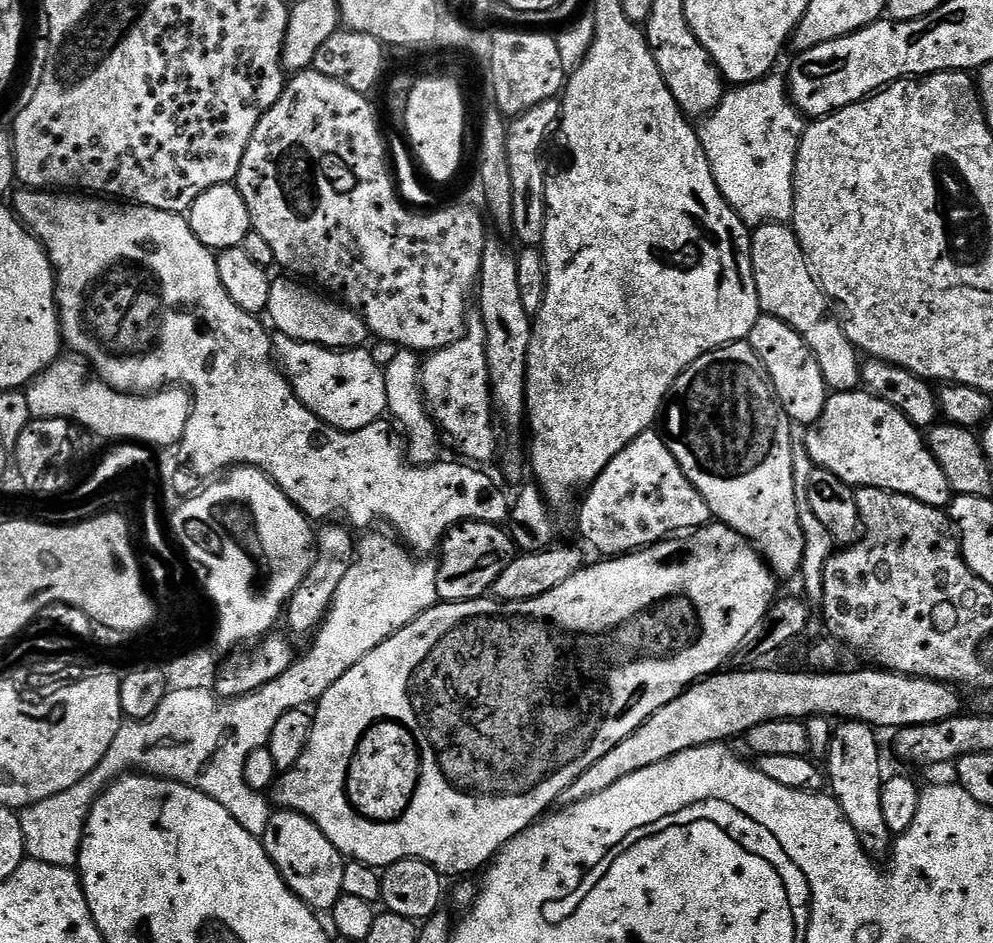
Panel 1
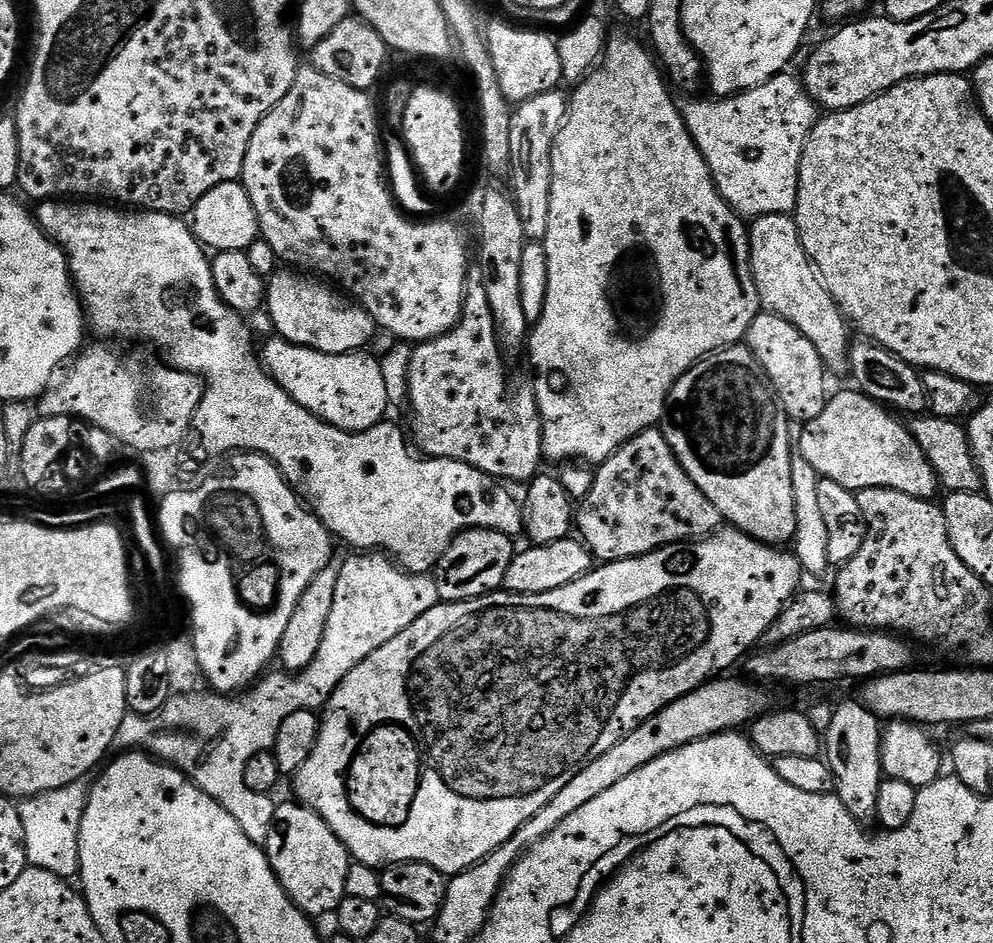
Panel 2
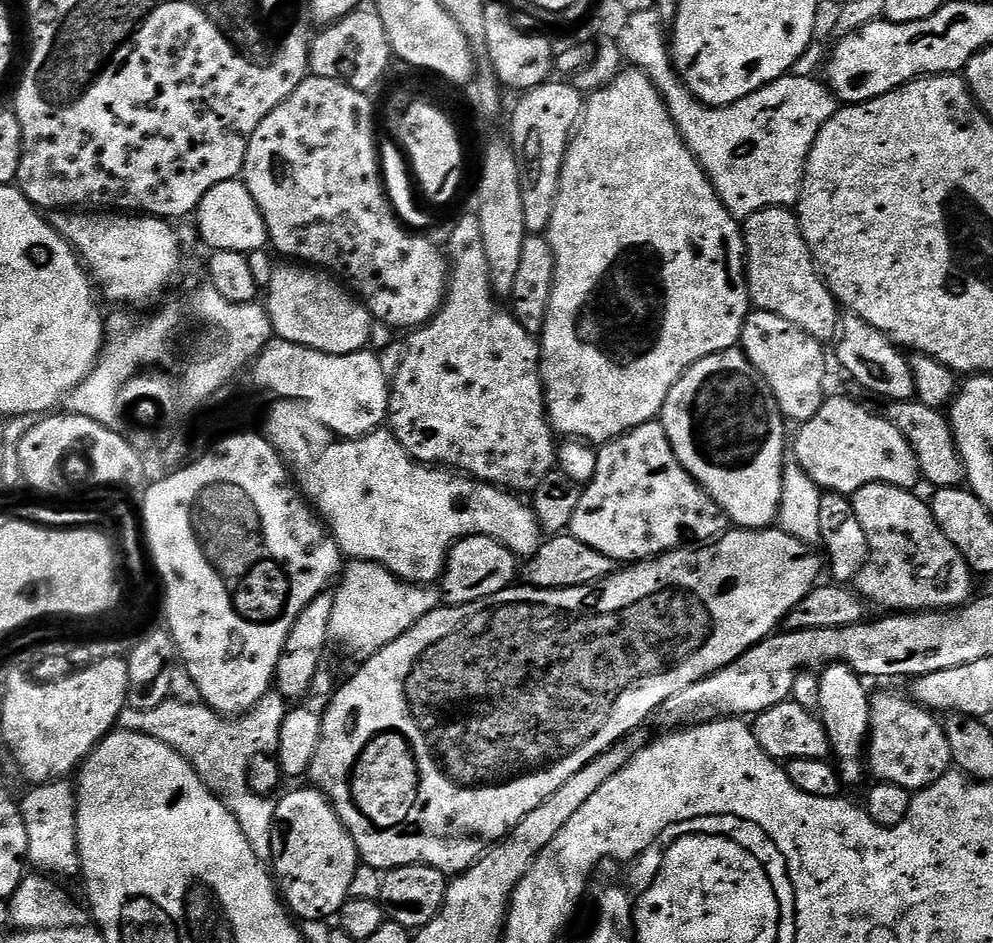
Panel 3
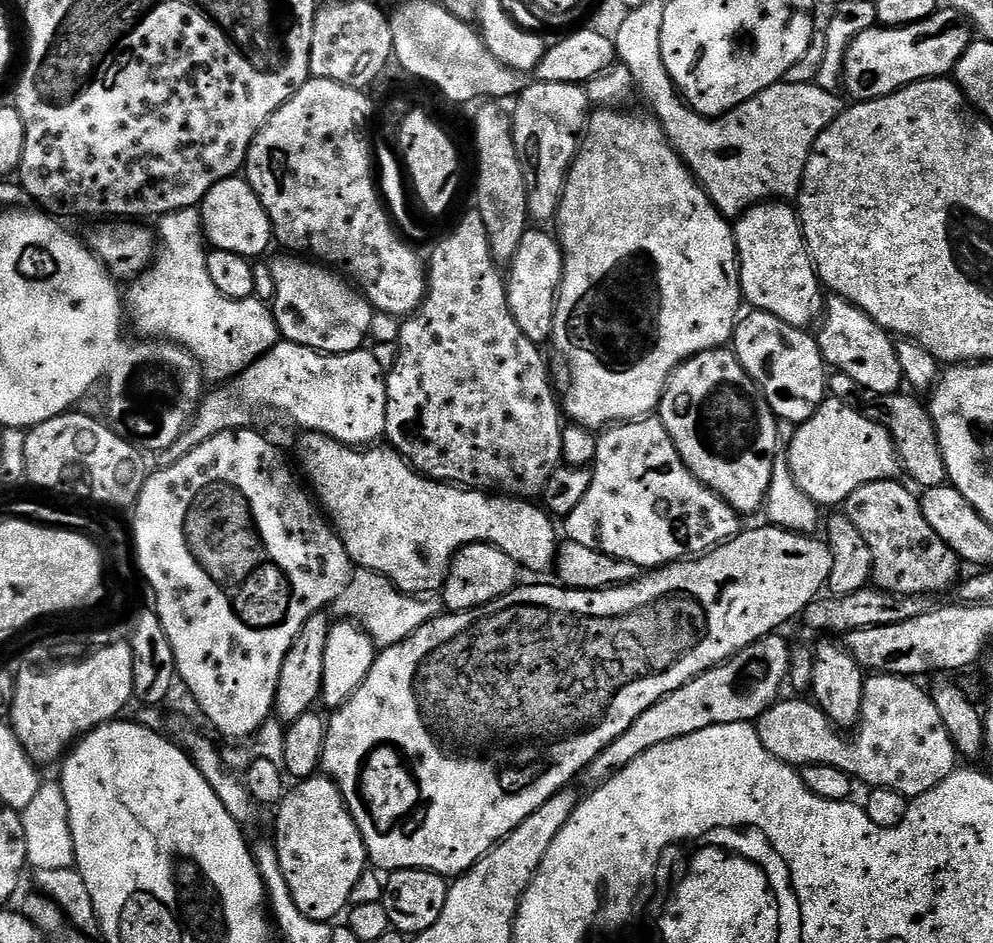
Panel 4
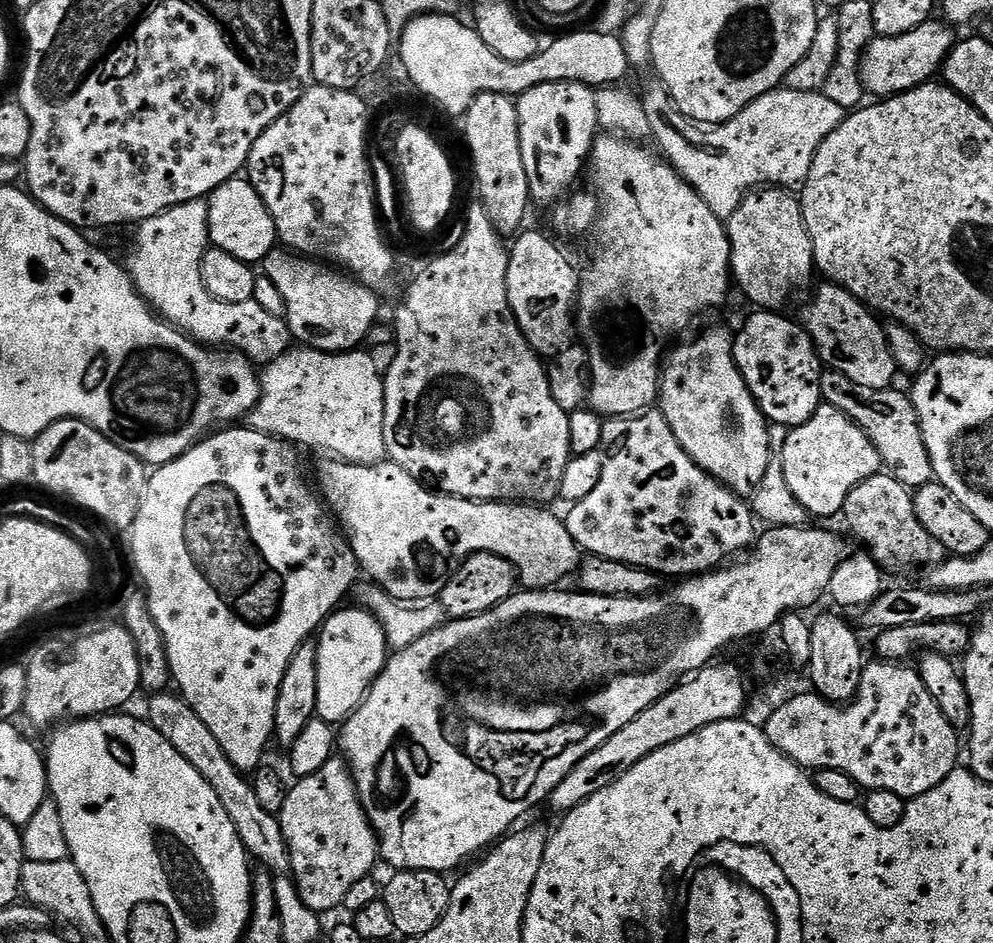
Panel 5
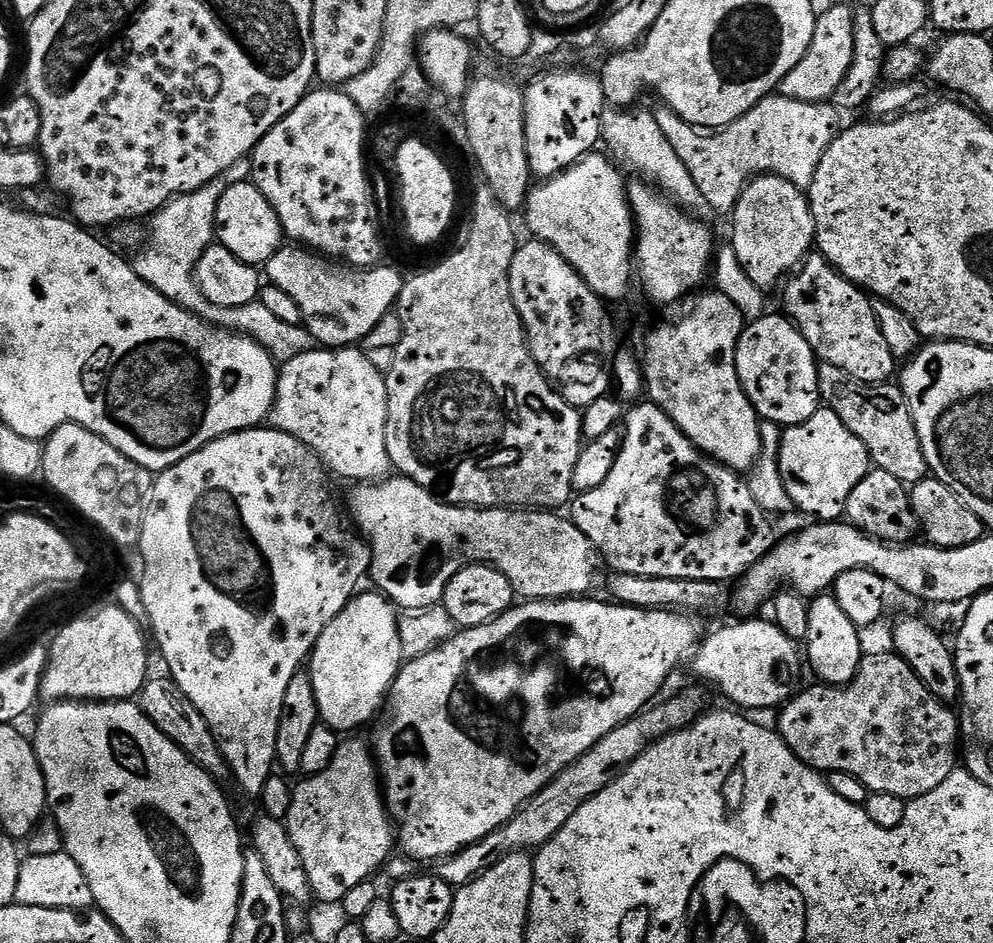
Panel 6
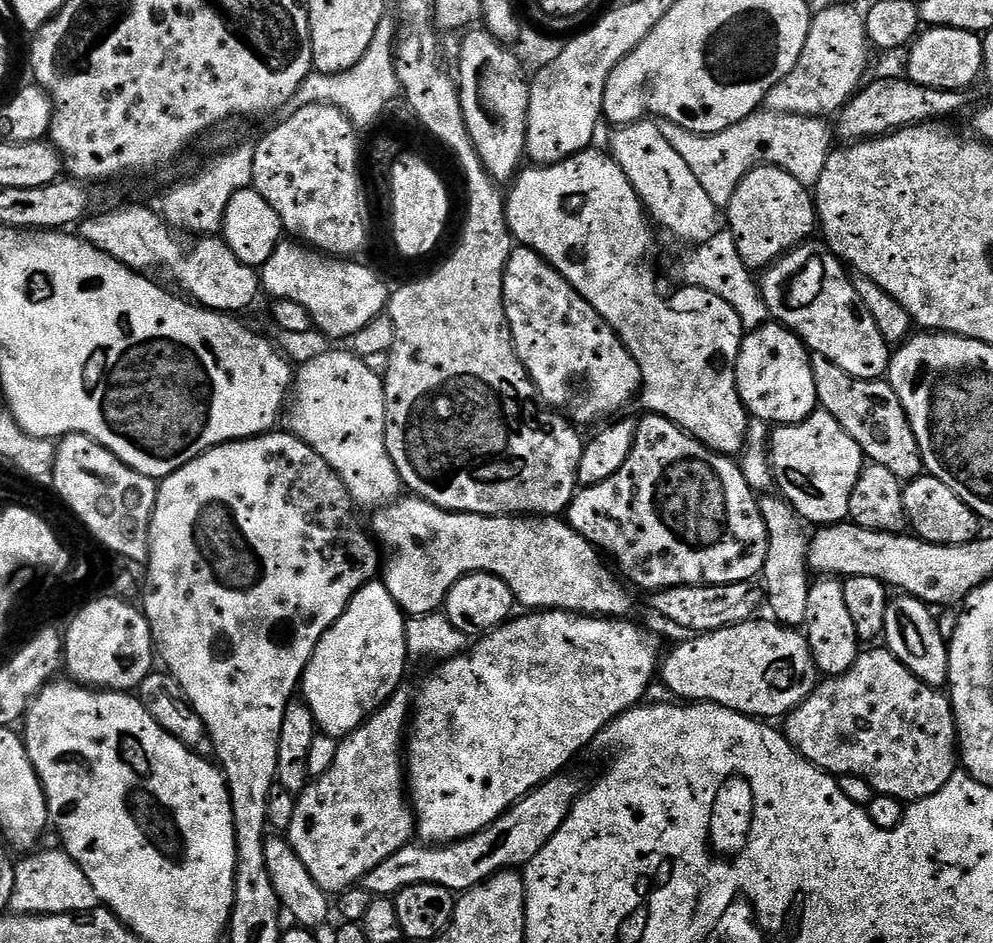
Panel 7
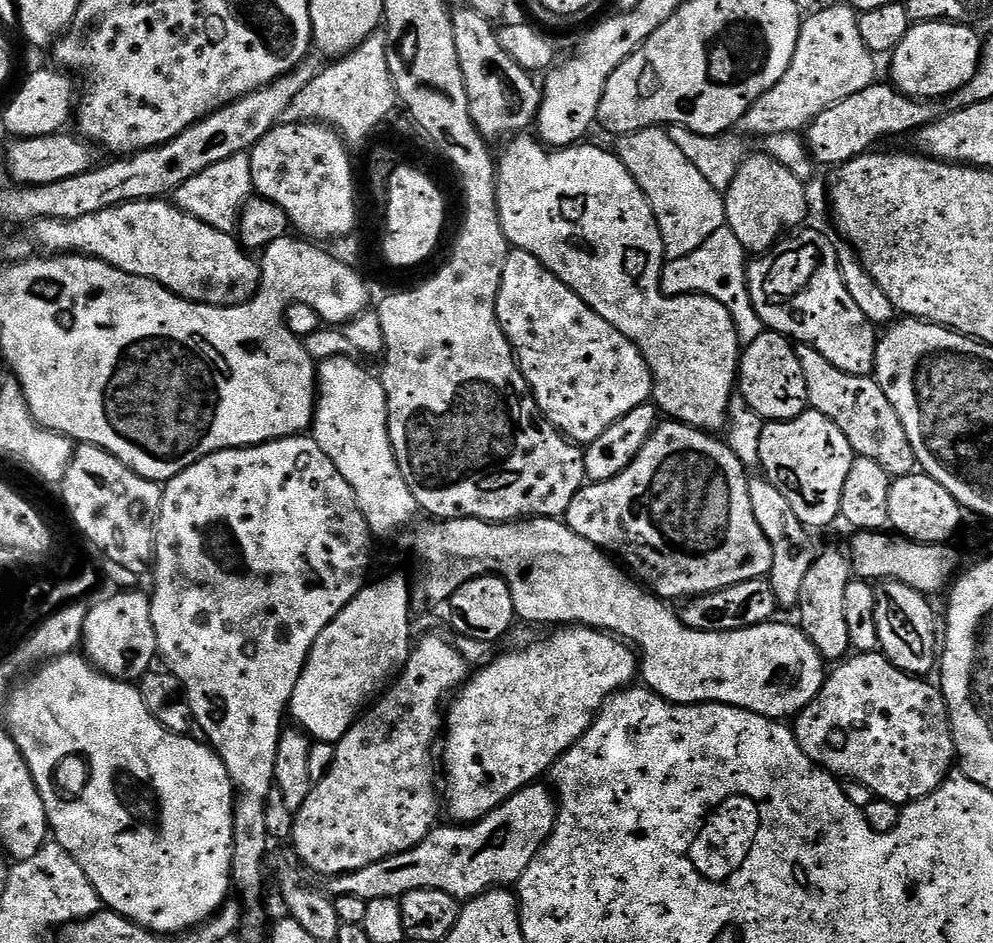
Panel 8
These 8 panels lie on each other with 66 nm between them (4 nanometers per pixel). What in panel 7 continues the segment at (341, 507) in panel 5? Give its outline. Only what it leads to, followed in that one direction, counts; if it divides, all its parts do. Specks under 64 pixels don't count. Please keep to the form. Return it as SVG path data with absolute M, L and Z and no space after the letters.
M411 494L384 505L373 516L376 517L370 523L370 532L382 549L382 582L409 617L437 611L448 597L454 582L471 572L489 572L502 578L510 586L513 601L519 607L521 604L524 610L579 612L601 618L628 618L633 615L632 596L612 577L613 569L608 569L600 561L601 553L563 519L447 512Z

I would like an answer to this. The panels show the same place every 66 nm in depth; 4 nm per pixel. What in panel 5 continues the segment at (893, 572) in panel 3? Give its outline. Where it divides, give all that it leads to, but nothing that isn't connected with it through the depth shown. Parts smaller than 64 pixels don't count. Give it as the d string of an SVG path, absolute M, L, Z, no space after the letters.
M877 474L870 477L866 482L862 482L844 499L843 519L848 519L848 524L852 527L852 532L861 540L863 547L876 559L876 563L881 569L888 568L916 568L919 564L931 566L945 559L946 553L943 546L918 522L918 514L914 510L912 501L913 493L902 482L898 482L890 474Z

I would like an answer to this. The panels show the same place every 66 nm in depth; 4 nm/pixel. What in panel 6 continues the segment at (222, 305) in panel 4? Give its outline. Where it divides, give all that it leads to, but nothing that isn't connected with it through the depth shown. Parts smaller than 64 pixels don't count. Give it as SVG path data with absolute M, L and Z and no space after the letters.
M251 159L239 160L234 162L234 166L230 166L226 179L210 182L190 194L176 196L169 204L159 208L150 218L149 224L152 225L149 226L148 232L146 228L146 243L135 253L137 256L136 260L134 259L134 267L136 276L145 280L154 290L158 290L158 294L165 296L171 304L186 309L192 315L199 316L218 328L249 336L271 354L277 365L282 365L290 362L290 358L298 358L298 354L306 354L317 347L316 339L308 333L307 328L282 322L259 302L241 308L214 306L205 296L200 295L200 287L196 281L196 263L200 261L201 254L211 248L216 240L216 211L222 194L229 184L245 183L251 175Z

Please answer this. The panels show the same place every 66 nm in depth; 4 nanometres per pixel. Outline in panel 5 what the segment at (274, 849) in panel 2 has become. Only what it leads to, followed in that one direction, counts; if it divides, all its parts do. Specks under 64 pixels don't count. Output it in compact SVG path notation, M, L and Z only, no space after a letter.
M334 758L326 762L326 766L318 770L318 774L301 776L295 783L296 785L288 788L284 805L278 813L282 834L285 835L286 846L289 850L290 876L296 881L296 889L302 902L306 902L310 910L327 914L335 908L339 909L344 903L346 893L350 891L350 886L354 886L358 878L369 875L373 871L372 867L375 866L376 860L378 864L376 832L364 813L347 760Z

